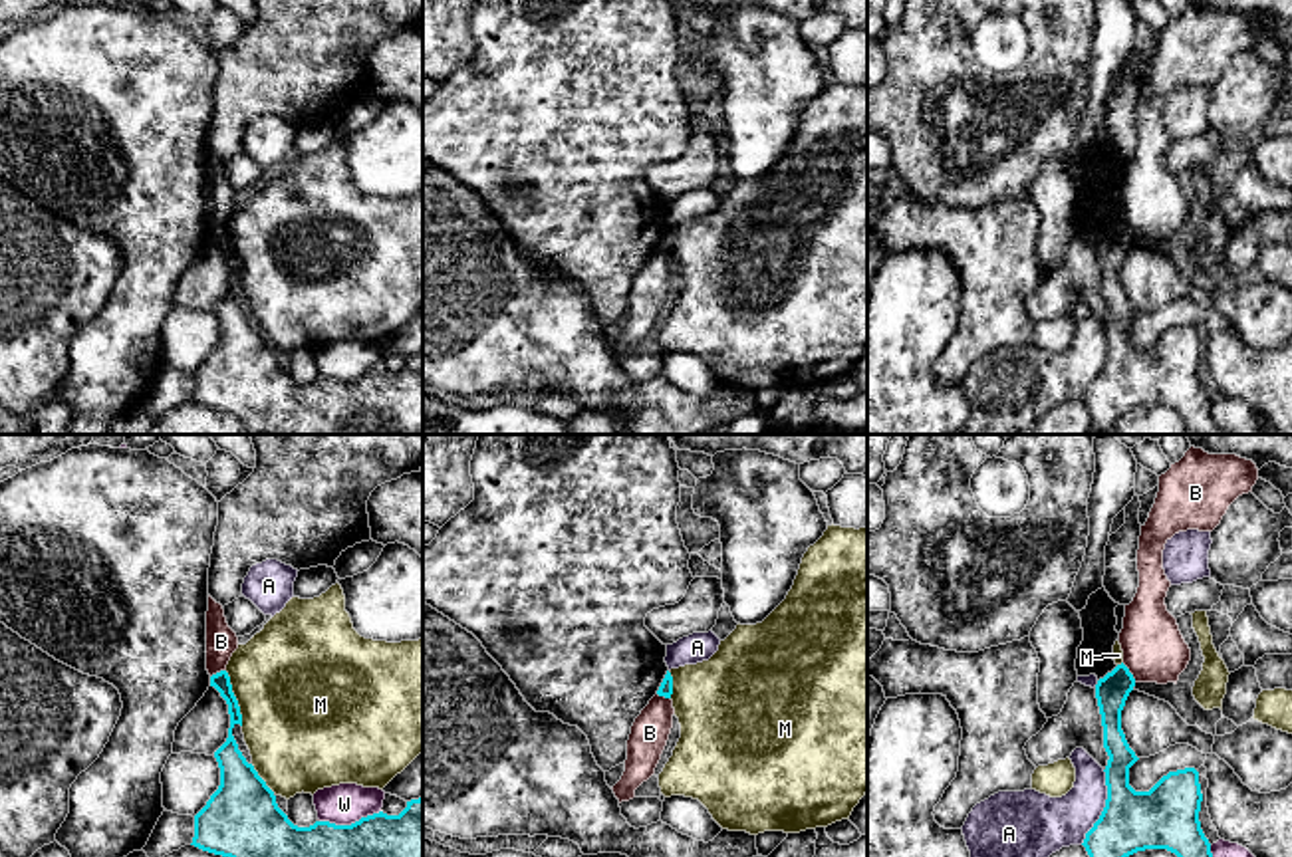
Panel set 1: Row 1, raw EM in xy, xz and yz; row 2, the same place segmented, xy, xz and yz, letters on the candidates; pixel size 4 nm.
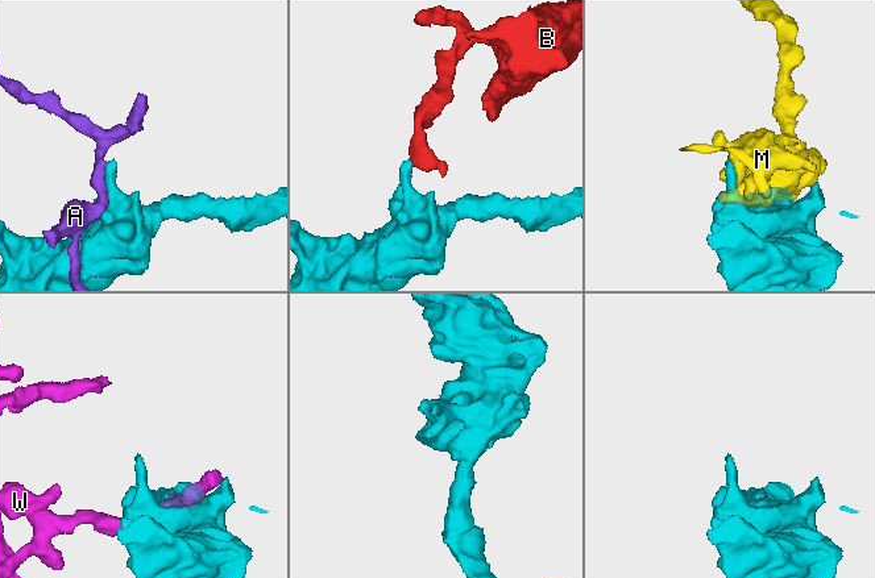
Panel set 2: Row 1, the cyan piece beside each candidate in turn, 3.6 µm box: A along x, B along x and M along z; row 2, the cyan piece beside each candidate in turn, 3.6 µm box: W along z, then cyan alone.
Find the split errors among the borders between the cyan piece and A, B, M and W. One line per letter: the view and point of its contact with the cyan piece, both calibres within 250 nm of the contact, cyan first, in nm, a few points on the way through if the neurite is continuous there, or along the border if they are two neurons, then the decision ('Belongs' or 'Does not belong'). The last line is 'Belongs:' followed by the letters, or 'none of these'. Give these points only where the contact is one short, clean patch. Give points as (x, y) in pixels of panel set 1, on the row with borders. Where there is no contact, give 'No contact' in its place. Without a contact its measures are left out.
A: Touches cyan at yz (1104, 808). Thickness 260 nm (cyan) against 220 nm. Does not belong
B: Touches cyan at yz (1130, 673). Thickness 140 nm (cyan) against 260 nm. Boundary: yz (1122, 663), (1136, 681). Does not belong
M: Touches cyan at xy (235, 699). Thickness 110 nm (cyan) against 480 nm. Does not belong
W: Touches cyan at xy (352, 824). Thickness 190 nm (cyan) against 170 nm. Does not belong
Belongs: none of these

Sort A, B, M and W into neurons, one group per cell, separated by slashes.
A / B / M / W

